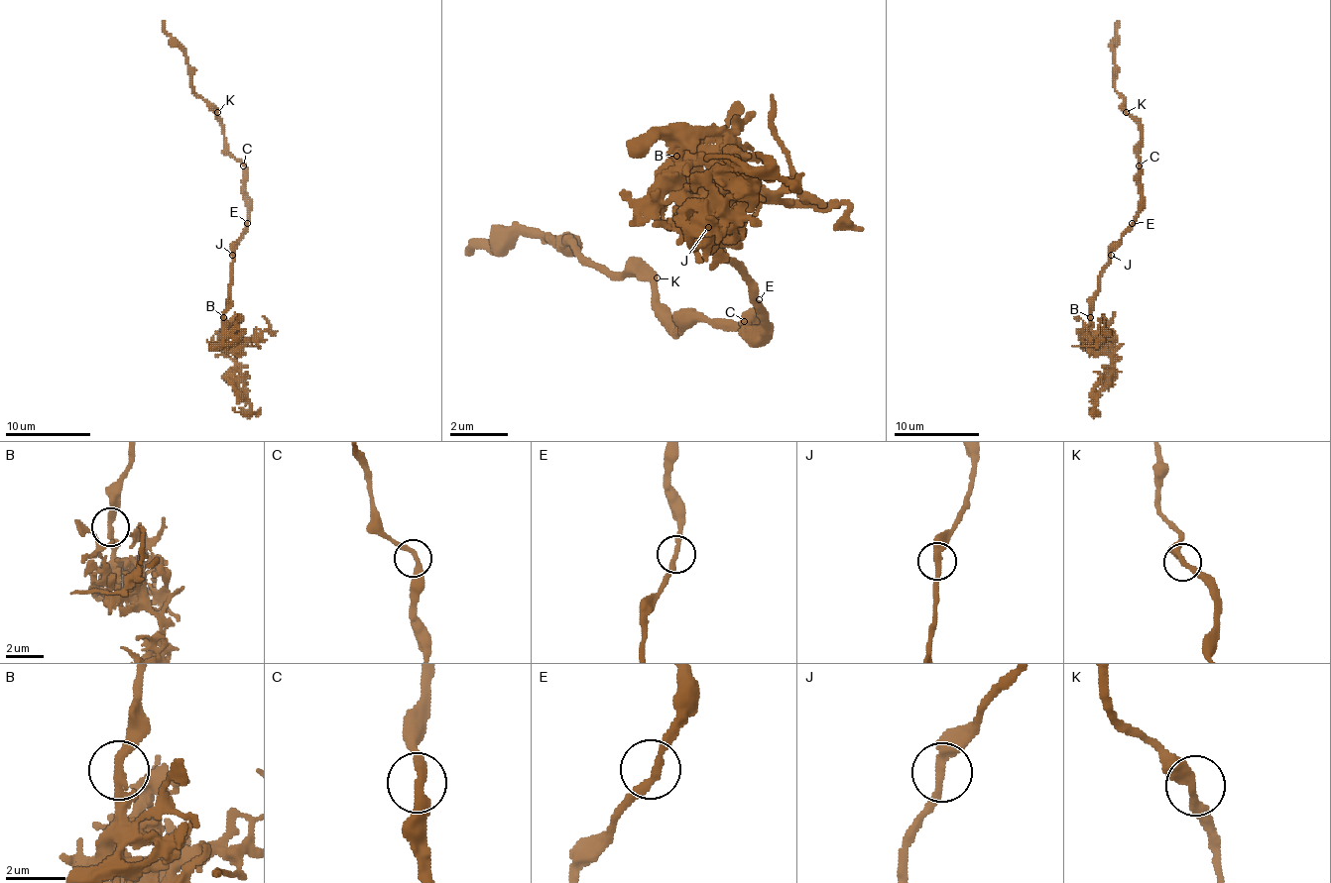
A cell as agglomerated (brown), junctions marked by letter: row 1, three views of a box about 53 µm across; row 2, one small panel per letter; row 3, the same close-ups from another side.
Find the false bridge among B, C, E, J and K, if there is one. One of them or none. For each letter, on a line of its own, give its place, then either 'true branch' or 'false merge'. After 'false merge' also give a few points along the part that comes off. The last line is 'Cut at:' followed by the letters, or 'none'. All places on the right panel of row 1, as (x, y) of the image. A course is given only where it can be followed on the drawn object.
B: at (1090, 317); false merge; foreign part runs (1089, 316), (1098, 344), (1113, 363), (1111, 383), (1089, 412), (1091, 407)
C: at (1139, 165); true branch
E: at (1132, 223); true branch
J: at (1111, 255); true branch
K: at (1126, 112); true branch
Cut at: B

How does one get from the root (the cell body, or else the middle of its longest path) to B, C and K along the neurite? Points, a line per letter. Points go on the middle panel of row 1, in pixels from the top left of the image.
B: (759, 307), (759, 292), (730, 264), (722, 242), (708, 227), (708, 197), (678, 154)
C: (759, 307), (759, 329), (752, 329), (744, 321)
K: (759, 307), (759, 329), (715, 329), (708, 321), (678, 329), (678, 321), (657, 299), (657, 277)

